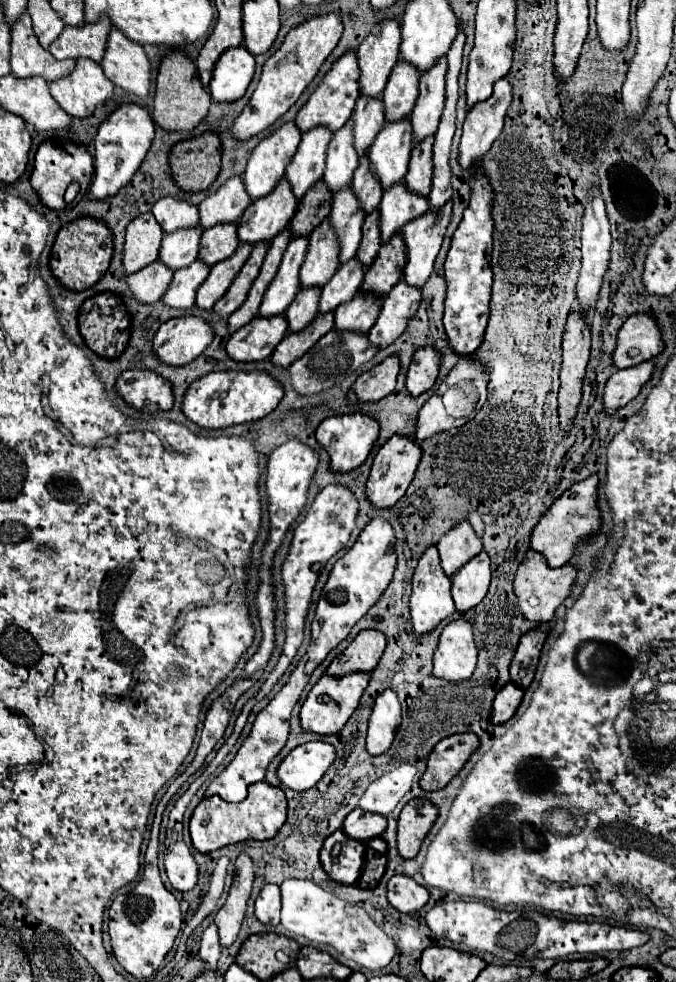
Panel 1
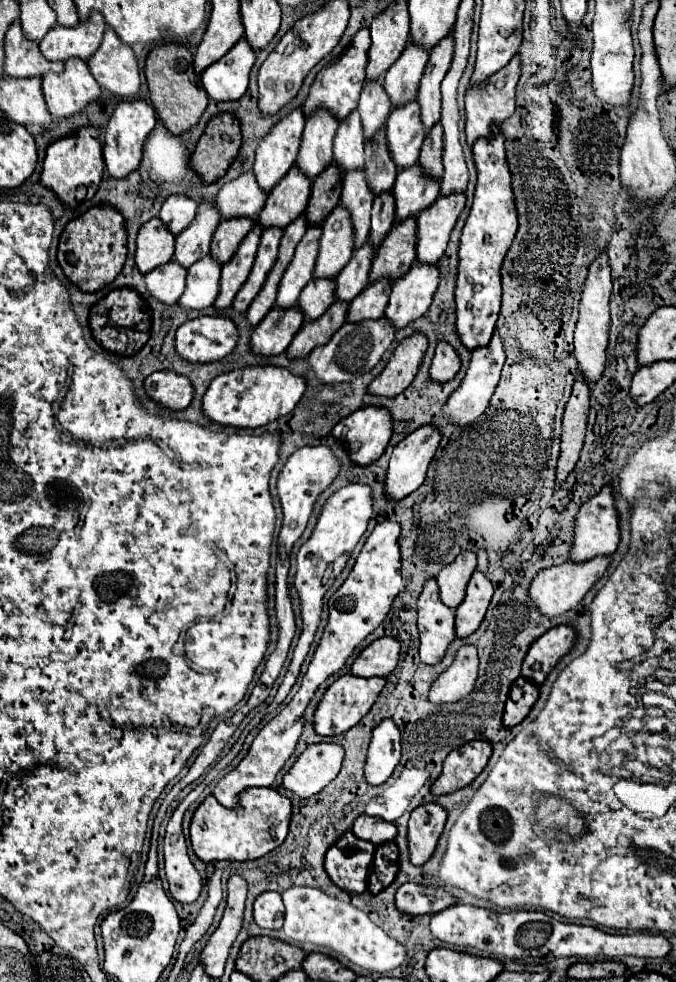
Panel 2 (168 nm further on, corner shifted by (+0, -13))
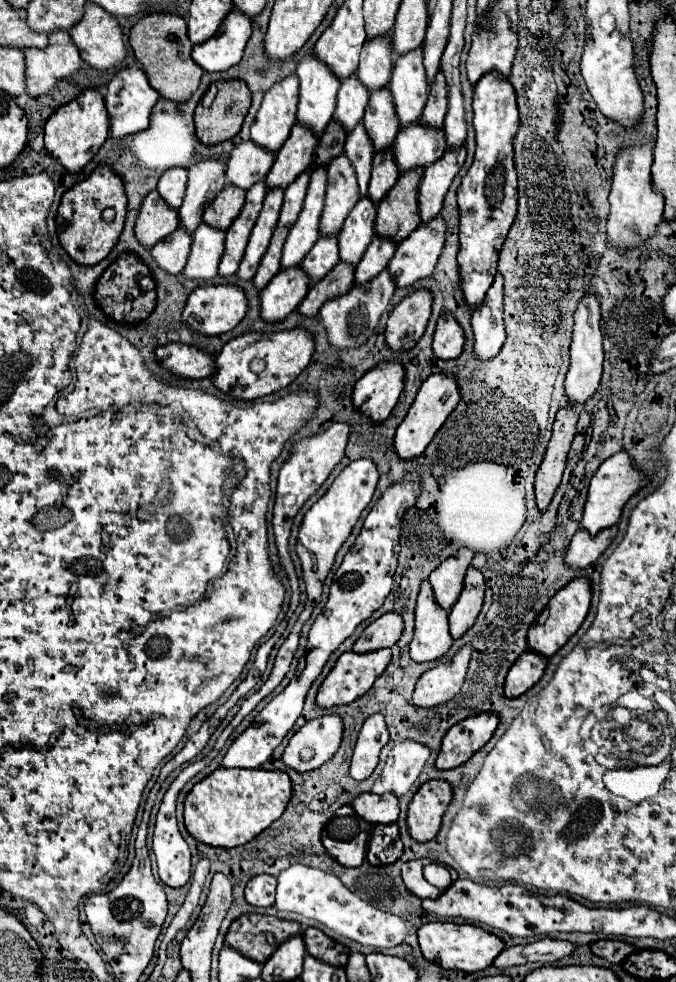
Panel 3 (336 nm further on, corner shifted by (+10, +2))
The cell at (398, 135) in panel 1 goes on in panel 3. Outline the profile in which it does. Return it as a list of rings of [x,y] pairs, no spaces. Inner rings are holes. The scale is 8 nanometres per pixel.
[[[416,48],[394,62],[390,90],[400,126],[416,122],[422,116],[422,108],[430,90],[430,84],[426,84],[426,72],[422,68],[422,48]]]

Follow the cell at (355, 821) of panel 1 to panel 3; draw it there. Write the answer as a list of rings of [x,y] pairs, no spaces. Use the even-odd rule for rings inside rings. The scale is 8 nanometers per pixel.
[[[360,794],[352,802],[352,808],[370,824],[392,824],[400,816],[400,802],[394,794]]]

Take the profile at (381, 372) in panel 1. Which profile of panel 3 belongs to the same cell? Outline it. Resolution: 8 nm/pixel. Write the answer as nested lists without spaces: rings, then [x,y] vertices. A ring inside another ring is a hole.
[[[420,288],[400,300],[390,312],[386,342],[392,350],[410,350],[426,330],[432,310],[432,292]]]

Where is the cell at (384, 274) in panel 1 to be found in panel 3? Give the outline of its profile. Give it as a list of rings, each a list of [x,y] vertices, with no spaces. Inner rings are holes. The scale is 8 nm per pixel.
[[[414,168],[414,172],[406,172],[406,176],[400,176],[392,190],[386,194],[386,198],[378,204],[378,216],[376,216],[376,234],[392,238],[394,242],[402,242],[410,232],[414,232],[422,220],[418,216],[418,184],[424,174],[424,168]]]

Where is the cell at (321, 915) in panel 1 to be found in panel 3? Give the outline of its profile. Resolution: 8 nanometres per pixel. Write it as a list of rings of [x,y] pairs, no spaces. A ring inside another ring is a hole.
[[[294,864],[278,876],[276,908],[284,912],[298,912],[306,918],[314,918],[326,924],[330,930],[372,948],[392,948],[402,944],[406,938],[406,924],[400,916],[372,906],[370,902],[350,892],[338,876],[312,866]]]

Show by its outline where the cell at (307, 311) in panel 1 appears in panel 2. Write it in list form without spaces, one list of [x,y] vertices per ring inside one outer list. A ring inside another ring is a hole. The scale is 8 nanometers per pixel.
[[[312,279],[300,293],[298,307],[306,321],[318,319],[334,303],[334,279]]]

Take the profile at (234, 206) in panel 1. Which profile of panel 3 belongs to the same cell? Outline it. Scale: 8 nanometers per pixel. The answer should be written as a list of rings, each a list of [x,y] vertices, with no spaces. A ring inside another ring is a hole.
[[[252,140],[242,142],[236,146],[228,158],[228,168],[226,168],[226,178],[230,184],[248,190],[252,184],[258,180],[264,180],[266,174],[272,168],[274,162],[274,152],[266,152],[266,148],[254,144]]]

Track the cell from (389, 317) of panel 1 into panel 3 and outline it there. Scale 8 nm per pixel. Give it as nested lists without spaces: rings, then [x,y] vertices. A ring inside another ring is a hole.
[[[442,216],[430,220],[430,224],[420,224],[406,240],[396,248],[394,258],[388,268],[396,276],[398,288],[406,288],[412,282],[432,274],[438,256],[446,240],[446,222]]]

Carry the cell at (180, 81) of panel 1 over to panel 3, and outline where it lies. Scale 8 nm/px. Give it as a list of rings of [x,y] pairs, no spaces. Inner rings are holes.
[[[148,14],[130,30],[130,44],[138,58],[138,64],[146,70],[148,82],[162,98],[170,98],[174,102],[186,102],[192,92],[196,92],[202,68],[194,64],[190,52],[192,42],[188,38],[188,26],[182,16],[176,14]]]

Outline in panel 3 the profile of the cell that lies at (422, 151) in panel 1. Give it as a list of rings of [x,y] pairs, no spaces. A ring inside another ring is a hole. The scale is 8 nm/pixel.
[[[438,72],[422,112],[422,122],[428,126],[442,126],[444,116],[446,116],[446,80],[442,80],[442,72]]]

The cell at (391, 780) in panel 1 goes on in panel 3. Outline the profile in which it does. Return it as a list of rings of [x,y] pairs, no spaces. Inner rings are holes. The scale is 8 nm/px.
[[[416,740],[398,742],[390,750],[386,766],[380,778],[374,782],[372,792],[374,794],[394,792],[396,796],[406,794],[420,776],[428,756],[430,756],[430,748],[426,744],[420,744]]]

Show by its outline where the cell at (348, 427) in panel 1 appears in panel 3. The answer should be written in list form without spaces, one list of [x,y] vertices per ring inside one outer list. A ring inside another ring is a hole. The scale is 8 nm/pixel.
[[[400,362],[376,364],[356,382],[354,406],[374,422],[386,420],[404,390],[404,378],[406,368]]]

